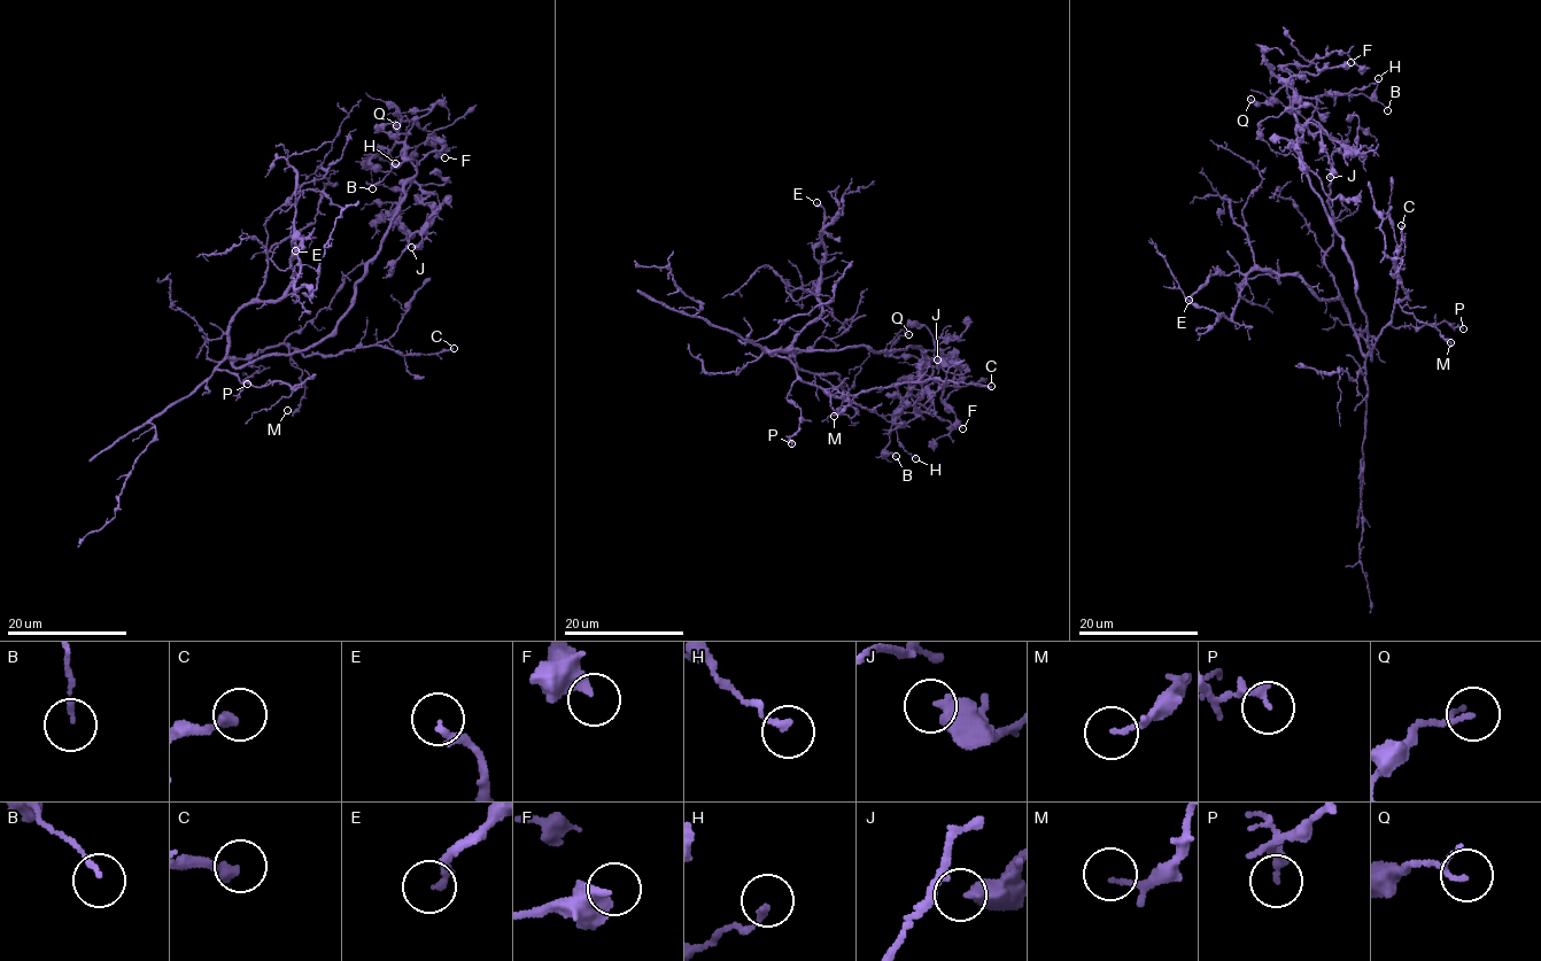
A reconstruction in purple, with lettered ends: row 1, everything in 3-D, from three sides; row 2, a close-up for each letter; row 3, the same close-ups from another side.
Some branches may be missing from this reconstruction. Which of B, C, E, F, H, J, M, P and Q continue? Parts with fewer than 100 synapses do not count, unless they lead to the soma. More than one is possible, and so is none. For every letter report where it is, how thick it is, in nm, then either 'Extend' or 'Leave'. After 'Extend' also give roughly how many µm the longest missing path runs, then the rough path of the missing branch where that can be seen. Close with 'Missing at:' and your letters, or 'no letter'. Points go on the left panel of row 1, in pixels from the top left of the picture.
B: Place: (372, 188). Thickness 130 nm. Leave
C: Place: (454, 348). Thickness 300 nm. Leave
E: Place: (295, 250). Thickness 200 nm. Leave
F: Place: (444, 157). Thickness 380 nm. Leave
H: Place: (395, 163). Thickness 170 nm. Leave
J: Place: (411, 247). Thickness 440 nm. Leave
M: Place: (287, 410). Thickness 90 nm. Leave
P: Place: (247, 384). Thickness 200 nm. Leave
Q: Place: (396, 125). Thickness 90 nm. Leave
Missing at: no letter

